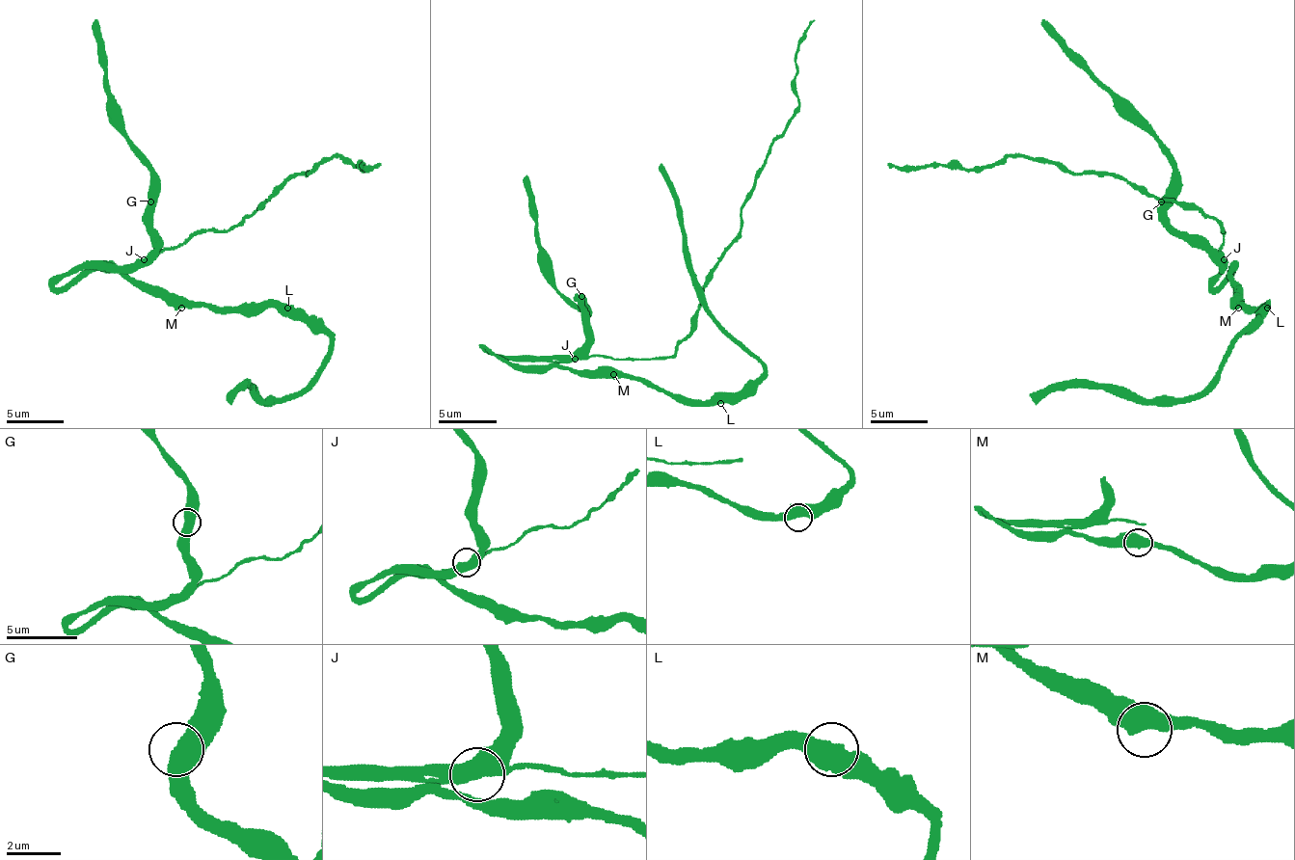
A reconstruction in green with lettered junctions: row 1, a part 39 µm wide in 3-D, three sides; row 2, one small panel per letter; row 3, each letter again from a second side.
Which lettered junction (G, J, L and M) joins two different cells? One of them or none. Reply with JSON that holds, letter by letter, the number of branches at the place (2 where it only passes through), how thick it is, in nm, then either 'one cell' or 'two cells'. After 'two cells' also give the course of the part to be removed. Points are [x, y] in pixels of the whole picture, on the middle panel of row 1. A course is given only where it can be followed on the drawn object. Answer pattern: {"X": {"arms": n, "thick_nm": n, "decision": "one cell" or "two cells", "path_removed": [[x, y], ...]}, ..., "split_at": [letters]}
{"G": {"arms": 2, "thick_nm": 550, "decision": "one cell"}, "J": {"arms": 2, "thick_nm": 550, "decision": "one cell"}, "L": {"arms": 2, "thick_nm": 550, "decision": "one cell"}, "M": {"arms": 2, "thick_nm": 550, "decision": "one cell"}, "split_at": []}

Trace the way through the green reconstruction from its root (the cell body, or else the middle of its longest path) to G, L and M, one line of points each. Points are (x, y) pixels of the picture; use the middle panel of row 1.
G: (564, 360), (584, 342), (584, 299), (581, 296)
L: (564, 360), (558, 362), (576, 371), (605, 371), (622, 377), (636, 377), (683, 397), (717, 400), (720, 403)
M: (564, 360), (558, 362), (576, 371), (613, 374)

